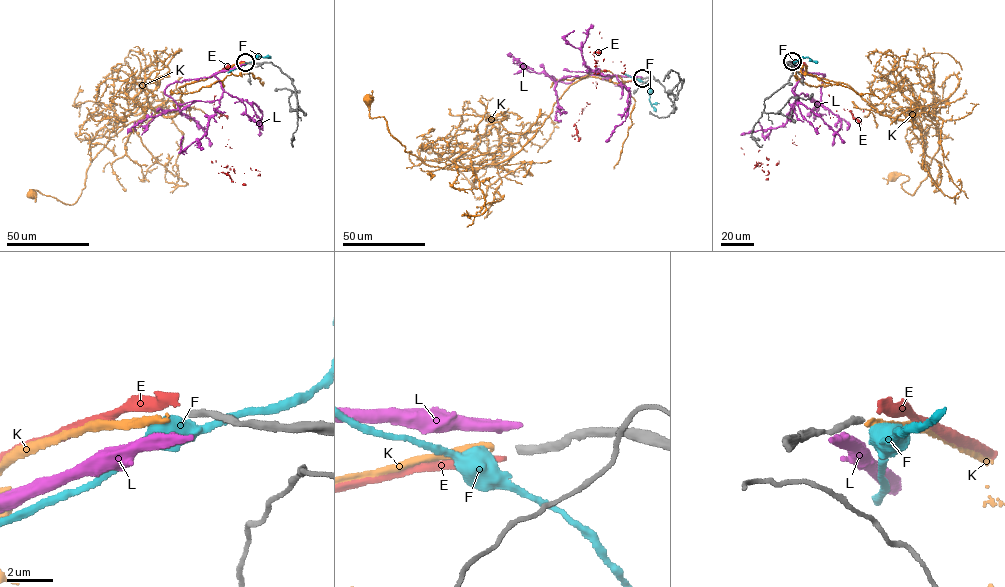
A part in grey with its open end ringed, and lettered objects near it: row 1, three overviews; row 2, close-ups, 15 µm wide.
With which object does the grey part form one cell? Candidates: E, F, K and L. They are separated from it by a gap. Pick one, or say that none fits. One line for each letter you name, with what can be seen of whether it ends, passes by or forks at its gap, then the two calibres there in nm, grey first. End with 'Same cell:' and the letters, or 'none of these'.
K: it ends there; 300 nm thick on the grey side, 280 nm on the other
Same cell: K

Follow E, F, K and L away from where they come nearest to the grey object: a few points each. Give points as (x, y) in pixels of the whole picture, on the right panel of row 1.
E: (793, 60), (807, 66), (836, 111), (768, 164), (758, 165), (764, 171)
F: (793, 62), (808, 57), (817, 62)
K: (792, 61), (882, 115), (922, 110), (937, 126), (912, 195), (908, 176), (892, 176)
L: (791, 62), (804, 72), (825, 75), (820, 88), (821, 103), (836, 114), (841, 124), (832, 145)

